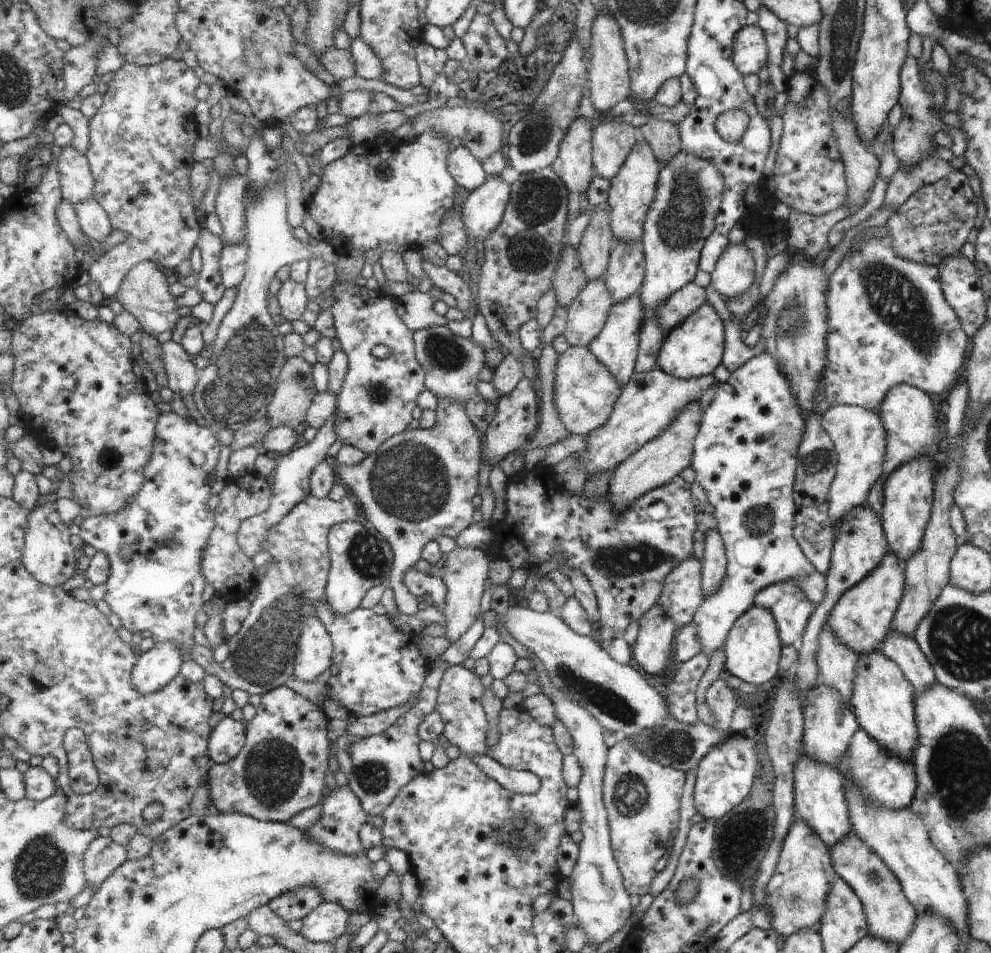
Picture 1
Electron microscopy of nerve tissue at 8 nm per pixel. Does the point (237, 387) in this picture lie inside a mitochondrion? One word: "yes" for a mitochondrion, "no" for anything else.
yes

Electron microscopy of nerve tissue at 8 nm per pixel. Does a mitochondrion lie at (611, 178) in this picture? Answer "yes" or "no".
no

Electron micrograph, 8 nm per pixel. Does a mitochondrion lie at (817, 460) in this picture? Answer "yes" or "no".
yes

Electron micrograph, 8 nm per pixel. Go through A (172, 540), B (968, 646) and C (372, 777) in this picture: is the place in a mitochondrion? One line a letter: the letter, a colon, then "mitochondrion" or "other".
A: mitochondrion
B: mitochondrion
C: mitochondrion

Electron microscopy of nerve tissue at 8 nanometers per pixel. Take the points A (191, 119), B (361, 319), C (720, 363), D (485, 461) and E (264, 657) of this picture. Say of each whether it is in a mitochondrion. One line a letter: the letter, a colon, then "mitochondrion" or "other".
A: other
B: other
C: other
D: other
E: mitochondrion

